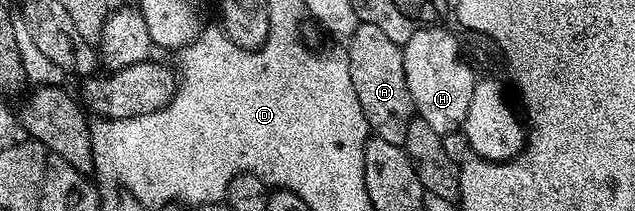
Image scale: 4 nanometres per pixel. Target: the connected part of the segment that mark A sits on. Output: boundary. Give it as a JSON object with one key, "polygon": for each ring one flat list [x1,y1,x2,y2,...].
{"polygon":[[358,23,355,34,347,37,347,44,351,83,355,86,355,95,359,97,359,106,363,106,370,133,383,138,383,142,404,145,407,126,411,126,415,111,407,86,407,74,404,73,402,45,391,42,379,26,362,23]]}

